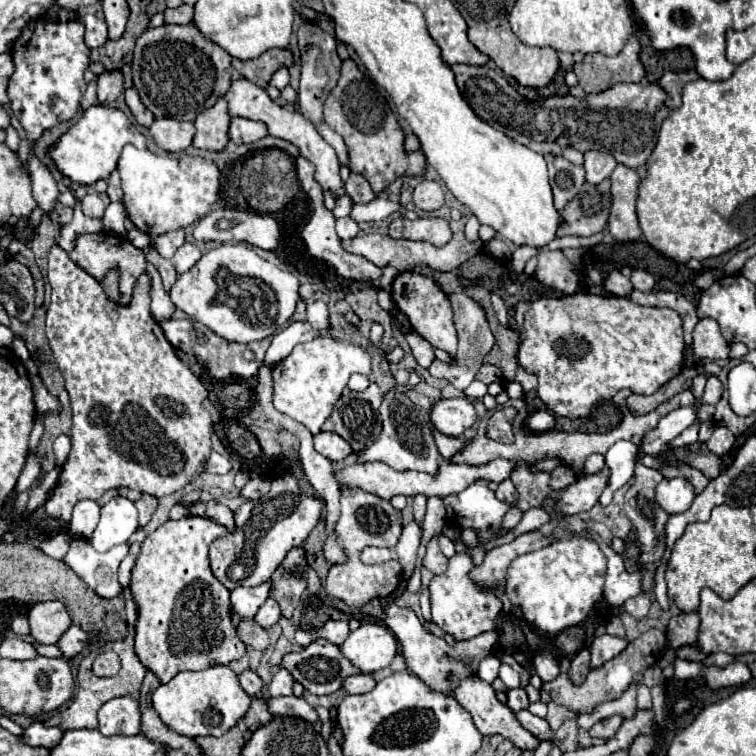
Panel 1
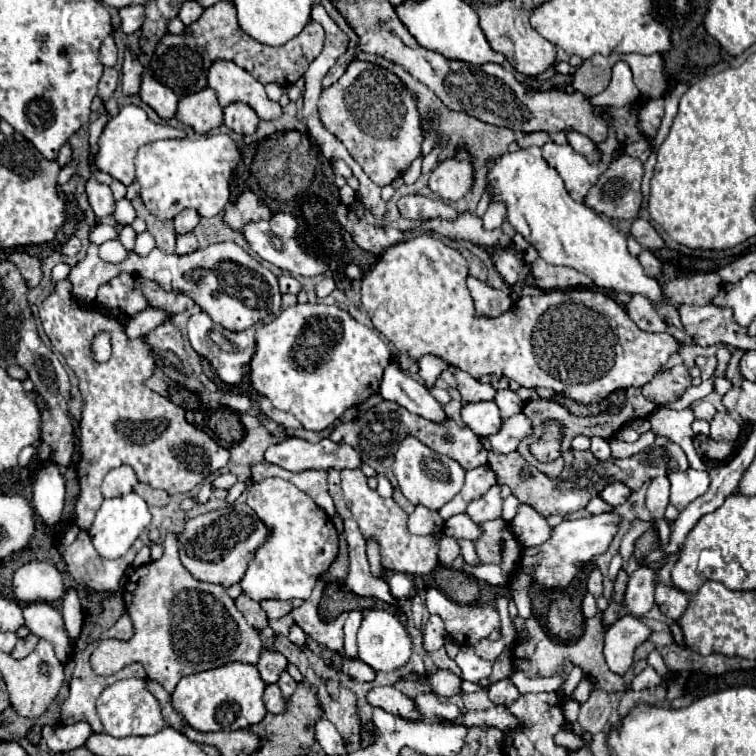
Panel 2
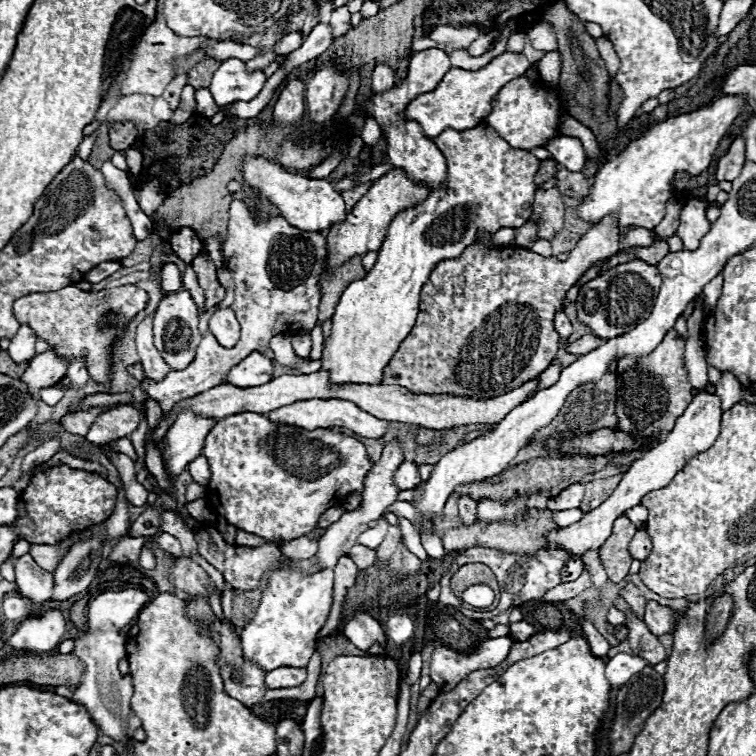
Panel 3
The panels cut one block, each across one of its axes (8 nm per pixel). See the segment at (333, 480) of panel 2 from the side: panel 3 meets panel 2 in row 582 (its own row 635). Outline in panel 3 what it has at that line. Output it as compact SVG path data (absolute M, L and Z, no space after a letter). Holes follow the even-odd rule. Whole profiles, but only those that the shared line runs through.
M354 614L352 620L344 626L346 638L360 650L368 650L374 642L378 642L382 648L386 646L386 632L382 626L368 614Z

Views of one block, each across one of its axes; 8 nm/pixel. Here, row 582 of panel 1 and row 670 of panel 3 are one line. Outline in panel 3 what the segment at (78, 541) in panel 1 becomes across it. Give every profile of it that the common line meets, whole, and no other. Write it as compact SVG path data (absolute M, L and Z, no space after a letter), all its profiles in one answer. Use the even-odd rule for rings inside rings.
M128 588L128 590L120 590L120 592L104 592L98 598L90 600L88 604L88 622L86 622L86 632L76 636L76 646L74 646L74 654L84 660L86 664L86 672L84 672L84 680L82 684L74 690L72 700L86 706L90 718L94 720L94 724L112 740L122 742L124 746L130 748L132 738L126 734L128 730L128 714L130 714L130 698L133 696L134 688L132 678L128 675L120 674L118 670L118 662L126 656L124 644L126 638L120 636L120 630L130 624L140 608L148 602L148 594L138 590L138 588Z

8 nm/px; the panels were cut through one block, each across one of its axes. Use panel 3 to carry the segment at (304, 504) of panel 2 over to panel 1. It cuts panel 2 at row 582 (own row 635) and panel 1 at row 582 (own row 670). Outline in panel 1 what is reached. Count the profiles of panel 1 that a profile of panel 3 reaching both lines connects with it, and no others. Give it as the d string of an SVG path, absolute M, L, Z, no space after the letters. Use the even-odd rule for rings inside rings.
M264 582L254 588L236 588L232 590L232 612L242 620L252 620L258 608L266 602L270 594L270 582Z

